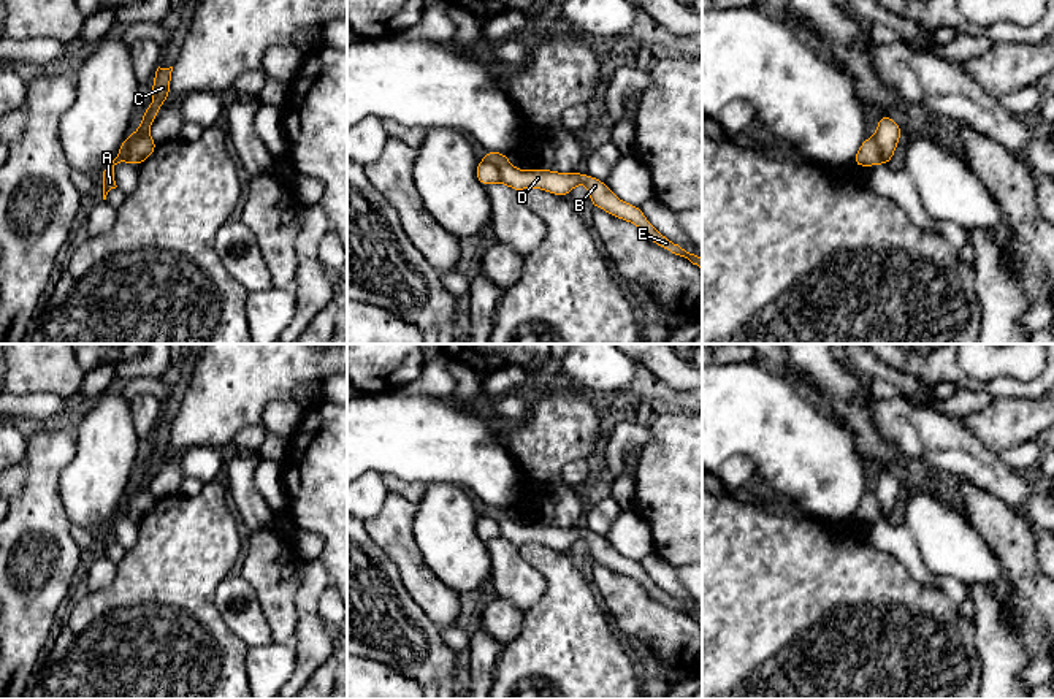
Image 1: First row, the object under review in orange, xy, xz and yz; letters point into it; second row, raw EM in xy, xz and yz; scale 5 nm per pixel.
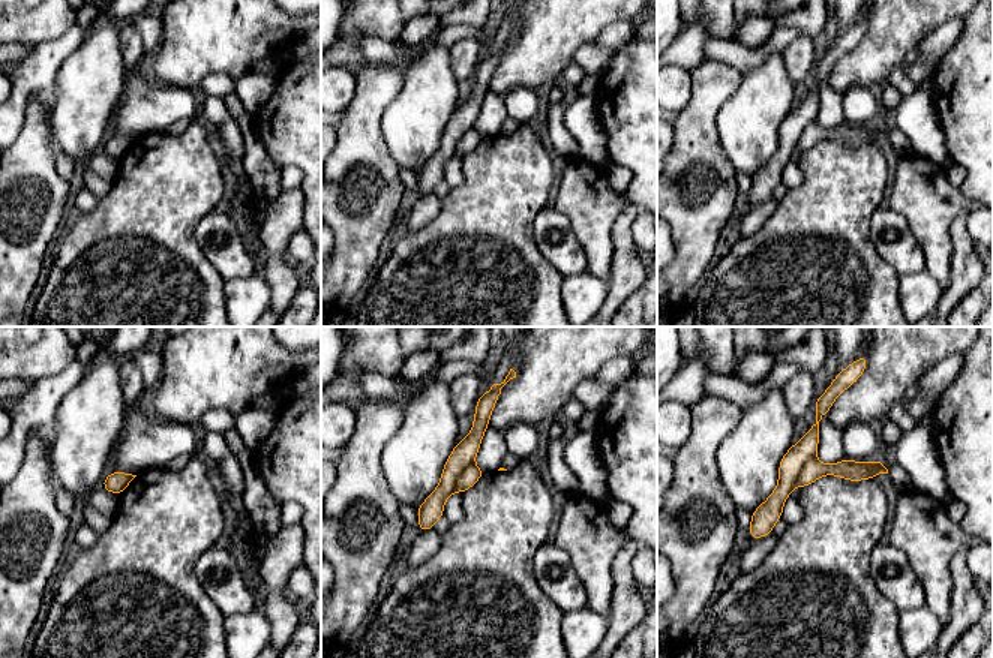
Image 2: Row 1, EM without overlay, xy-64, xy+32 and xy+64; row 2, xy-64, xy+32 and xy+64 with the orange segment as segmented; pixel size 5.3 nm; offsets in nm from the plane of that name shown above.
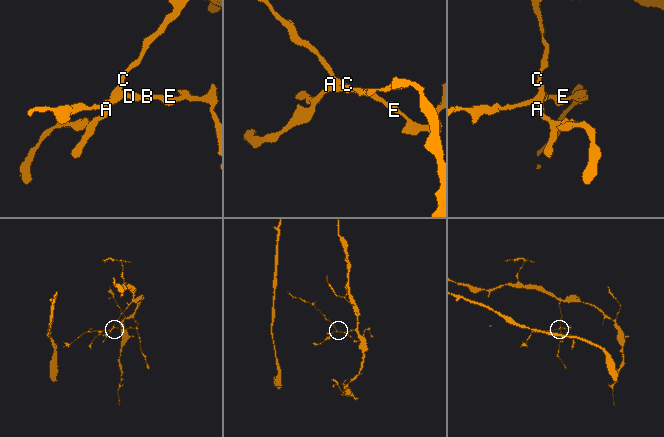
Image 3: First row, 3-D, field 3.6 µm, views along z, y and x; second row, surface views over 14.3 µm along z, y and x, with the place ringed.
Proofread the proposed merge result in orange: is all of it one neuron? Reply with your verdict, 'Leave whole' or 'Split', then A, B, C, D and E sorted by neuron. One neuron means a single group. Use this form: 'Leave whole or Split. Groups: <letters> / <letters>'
Split. Groups: A C / B D E

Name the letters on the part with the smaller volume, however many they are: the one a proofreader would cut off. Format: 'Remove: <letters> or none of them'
Remove: B, D, E

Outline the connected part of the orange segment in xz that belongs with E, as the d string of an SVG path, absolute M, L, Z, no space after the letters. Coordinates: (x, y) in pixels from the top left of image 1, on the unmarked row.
M485 506L485 515L493 518L499 525L499 536L515 547L523 544L542 544L553 550L569 552L571 545L583 537L590 545L590 555L593 563L601 563L613 572L628 575L639 582L651 598L663 602L667 607L688 613L702 626L702 612L686 607L674 596L659 588L643 571L639 561L621 556L605 539L593 533L591 529L575 528L556 528L544 523L534 523L533 526L523 526L509 518L507 509Z

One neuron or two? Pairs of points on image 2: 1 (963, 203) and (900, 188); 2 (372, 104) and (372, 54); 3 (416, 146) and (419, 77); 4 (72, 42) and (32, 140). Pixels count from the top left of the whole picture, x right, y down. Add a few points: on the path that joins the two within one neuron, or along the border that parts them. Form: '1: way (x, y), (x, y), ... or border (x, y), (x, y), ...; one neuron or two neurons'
1: way (948, 203), (930, 203), (915, 191); one neuron
2: border (365, 63), (389, 63), (402, 69); two neurons
3: way (416, 129), (419, 93); one neuron
4: border (50, 89), (38, 89), (29, 95), (26, 116); two neurons

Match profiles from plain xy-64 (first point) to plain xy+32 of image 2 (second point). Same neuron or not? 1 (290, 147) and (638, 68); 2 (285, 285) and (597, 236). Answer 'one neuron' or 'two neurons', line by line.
1: one neuron
2: two neurons

